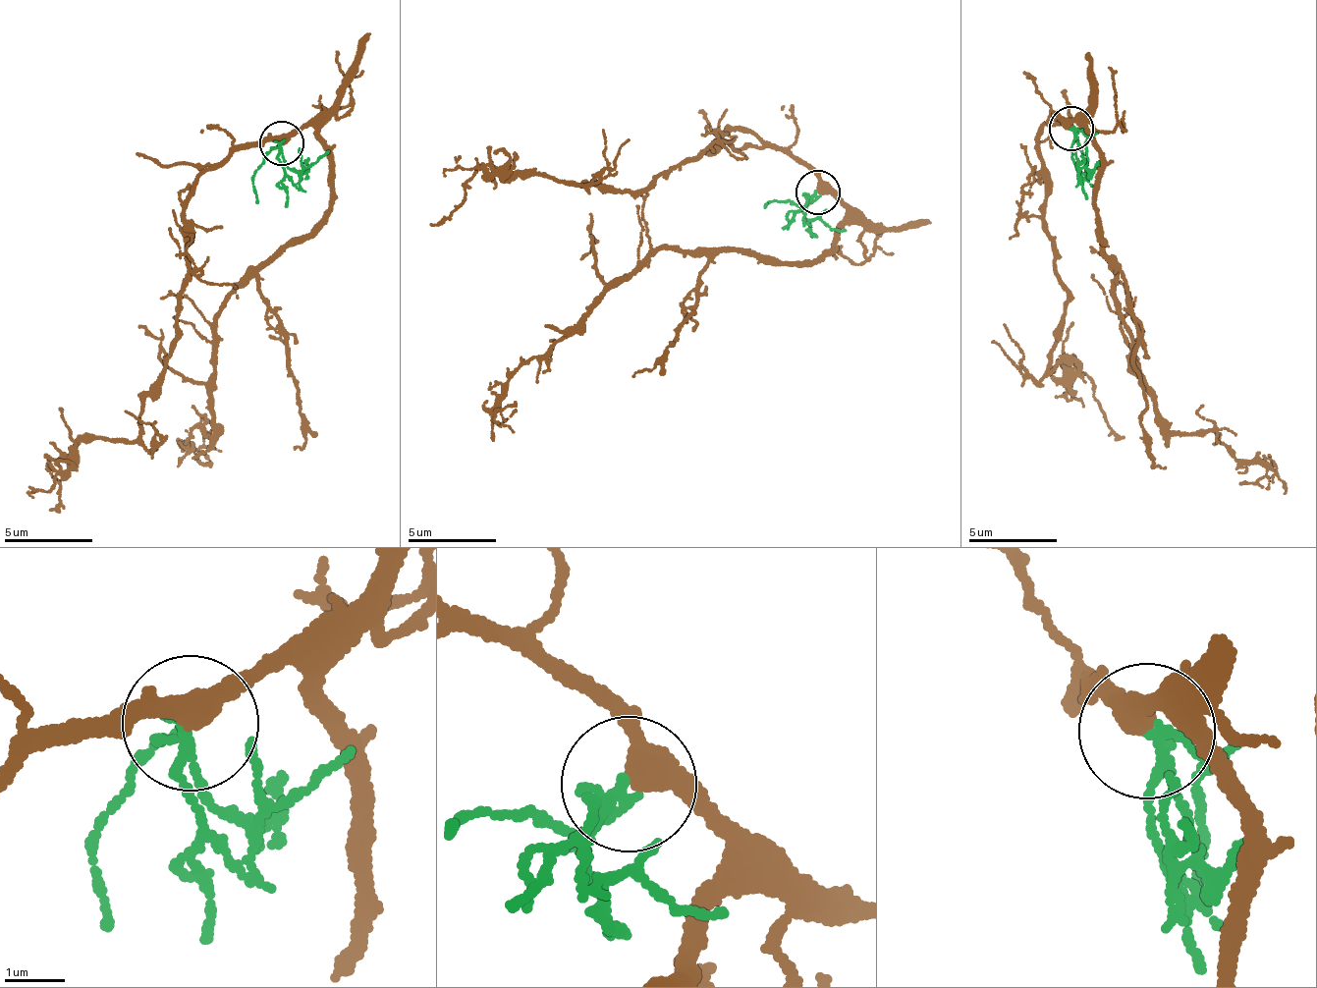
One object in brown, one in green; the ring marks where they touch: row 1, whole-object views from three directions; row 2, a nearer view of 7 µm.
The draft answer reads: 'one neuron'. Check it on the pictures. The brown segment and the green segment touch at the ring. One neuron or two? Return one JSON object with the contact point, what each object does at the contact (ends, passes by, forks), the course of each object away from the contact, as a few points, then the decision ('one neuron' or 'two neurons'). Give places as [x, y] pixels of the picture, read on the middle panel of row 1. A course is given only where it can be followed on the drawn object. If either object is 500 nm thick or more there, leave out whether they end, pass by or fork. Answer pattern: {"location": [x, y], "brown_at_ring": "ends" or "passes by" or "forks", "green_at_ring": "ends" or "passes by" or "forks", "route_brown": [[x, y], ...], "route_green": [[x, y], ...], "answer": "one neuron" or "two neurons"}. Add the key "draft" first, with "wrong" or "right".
{"draft": "wrong", "location": [817, 192], "brown_at_ring": "passes by", "green_at_ring": "forks", "route_brown": [[818, 193], [842, 208], [836, 244], [808, 264], [665, 247], [508, 381], [496, 408], [516, 402]], "route_green": [[818, 193], [802, 207], [767, 201], [765, 205]], "answer": "two neurons"}

